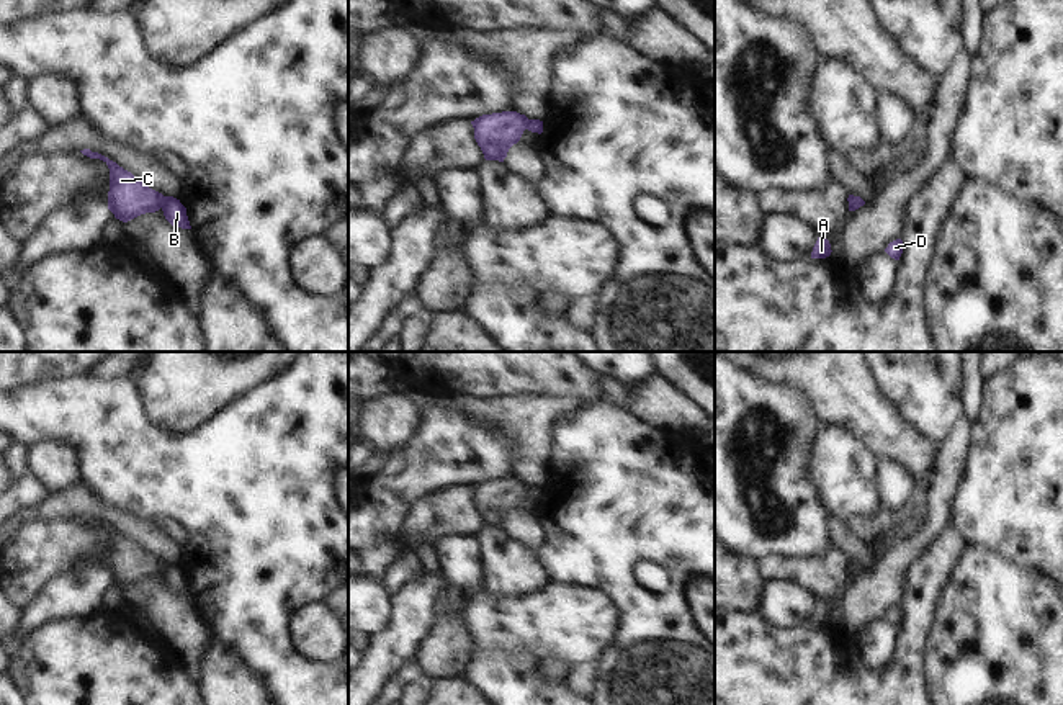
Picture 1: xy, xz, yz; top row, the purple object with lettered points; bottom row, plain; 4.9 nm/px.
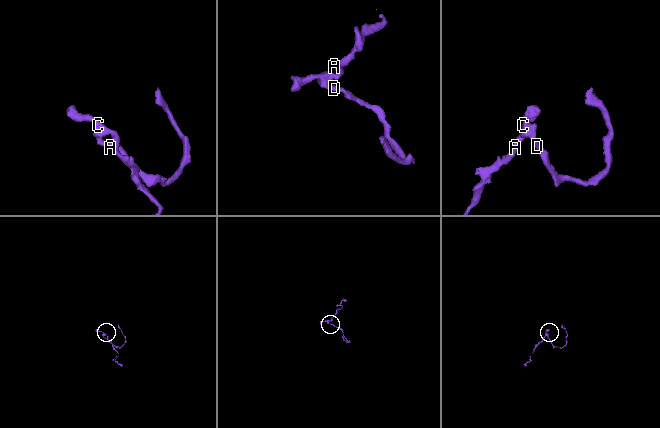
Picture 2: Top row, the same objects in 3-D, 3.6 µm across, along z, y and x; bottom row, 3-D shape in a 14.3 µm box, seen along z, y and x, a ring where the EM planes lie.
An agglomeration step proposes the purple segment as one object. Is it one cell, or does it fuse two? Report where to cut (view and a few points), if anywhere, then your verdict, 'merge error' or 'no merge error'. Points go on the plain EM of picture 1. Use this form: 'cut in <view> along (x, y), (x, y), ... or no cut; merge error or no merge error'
no cut; no merge error

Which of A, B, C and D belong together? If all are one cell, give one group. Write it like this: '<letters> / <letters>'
A B C D

